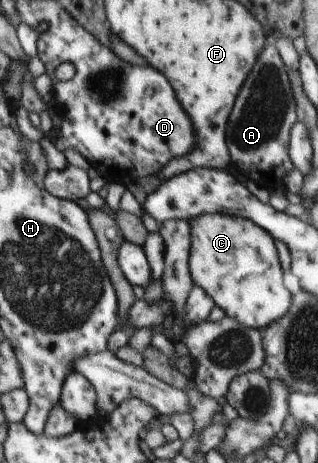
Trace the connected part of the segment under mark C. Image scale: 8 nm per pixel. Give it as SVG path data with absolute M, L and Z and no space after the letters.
M205 213L188 220L190 224L189 268L194 284L203 288L221 307L227 317L238 320L244 327L264 330L266 326L287 314L292 294L283 283L283 269L275 239L256 222L245 217L223 213Z

